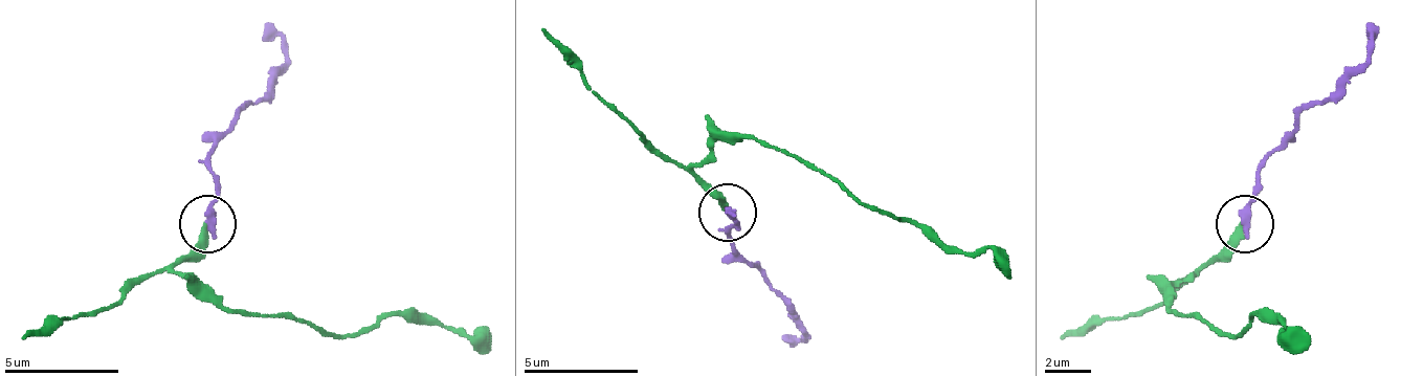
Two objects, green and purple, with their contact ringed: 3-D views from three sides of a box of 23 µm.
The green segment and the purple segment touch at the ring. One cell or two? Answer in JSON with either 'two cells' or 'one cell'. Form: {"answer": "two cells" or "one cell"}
{"answer": "two cells"}

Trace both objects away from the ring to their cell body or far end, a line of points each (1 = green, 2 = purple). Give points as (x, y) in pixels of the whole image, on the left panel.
1: (208, 222), (175, 268), (226, 308), (289, 314), (340, 337), (403, 314), (421, 314), (489, 343)
2: (208, 222), (215, 171), (208, 154), (283, 62), (283, 39), (261, 39)

